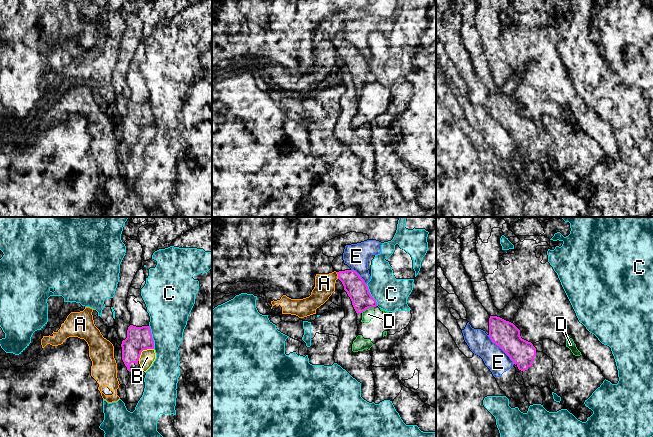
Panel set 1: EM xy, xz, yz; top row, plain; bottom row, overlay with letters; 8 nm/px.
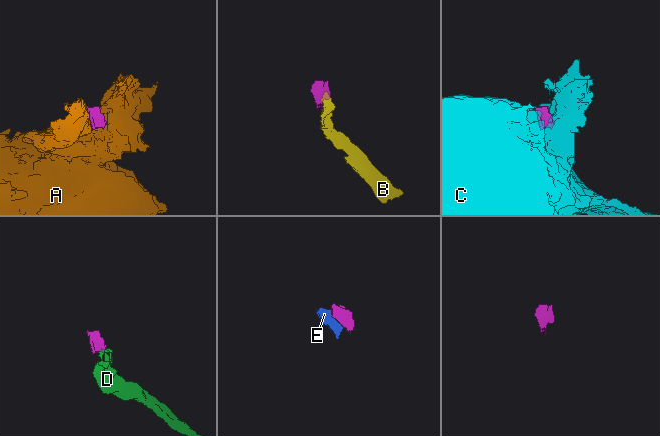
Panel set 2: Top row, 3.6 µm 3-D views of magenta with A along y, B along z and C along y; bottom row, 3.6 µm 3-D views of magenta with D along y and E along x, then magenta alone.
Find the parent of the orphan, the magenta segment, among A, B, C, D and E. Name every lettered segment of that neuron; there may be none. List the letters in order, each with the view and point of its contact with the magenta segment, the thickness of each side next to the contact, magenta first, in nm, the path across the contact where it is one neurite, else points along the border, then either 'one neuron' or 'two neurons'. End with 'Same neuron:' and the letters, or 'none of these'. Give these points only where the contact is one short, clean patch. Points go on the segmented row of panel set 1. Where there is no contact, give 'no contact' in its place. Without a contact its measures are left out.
A: meets magenta in xz at (338, 275); 170 nm thick on the magenta side, 160 nm on the other; border along xz (336, 272), (338, 278); two neurons
B: meets magenta in xy at (143, 349); 190 nm thick on the magenta side, 120 nm on the other; border along xy (153, 348), (143, 350), (138, 360); two neurons
C: meets magenta in xy at (151, 337); 190 nm thick on the magenta side, 320 nm on the other; border along xy (149, 325), (154, 348); two neurons
D: meets magenta in xz at (367, 308); 170 nm thick on the magenta side, 90 nm on the other; border along xz (373, 306), (361, 312); two neurons
E: meets magenta in yz at (501, 348); 220 nm thick on the magenta side, 180 nm on the other; border along yz (488, 335), (509, 357), (513, 364); two neurons
Same neuron: none of these

